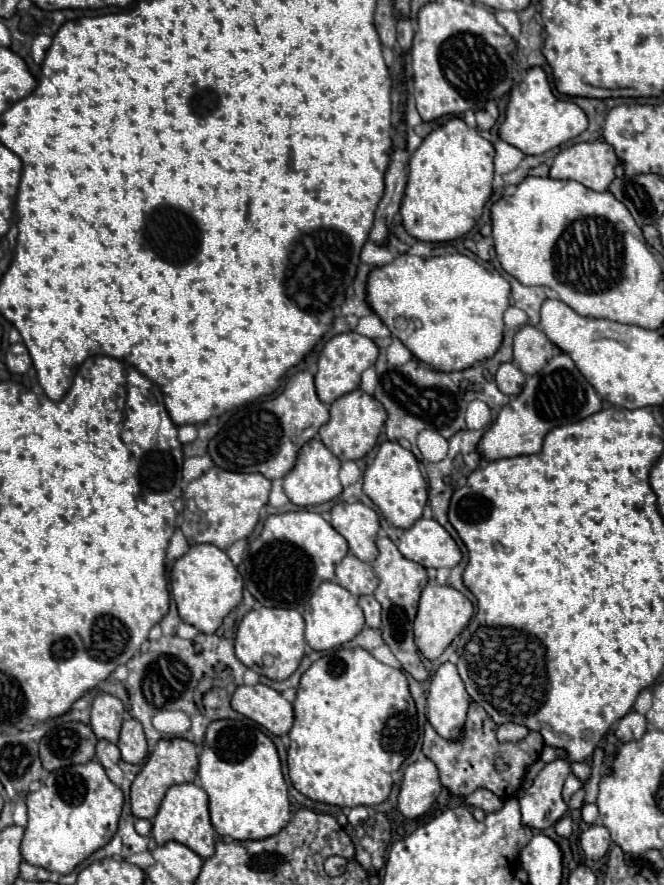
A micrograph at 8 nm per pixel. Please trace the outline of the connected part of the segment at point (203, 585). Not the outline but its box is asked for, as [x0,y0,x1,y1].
[170,544,244,634]

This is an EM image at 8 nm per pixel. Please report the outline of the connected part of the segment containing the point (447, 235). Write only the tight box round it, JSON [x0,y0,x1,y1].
[400,118,492,242]

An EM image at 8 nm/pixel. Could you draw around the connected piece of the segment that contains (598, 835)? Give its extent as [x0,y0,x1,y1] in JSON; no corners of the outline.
[580,824,610,860]

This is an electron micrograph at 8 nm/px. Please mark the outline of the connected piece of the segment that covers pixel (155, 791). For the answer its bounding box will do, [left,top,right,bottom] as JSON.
[130,738,198,820]

